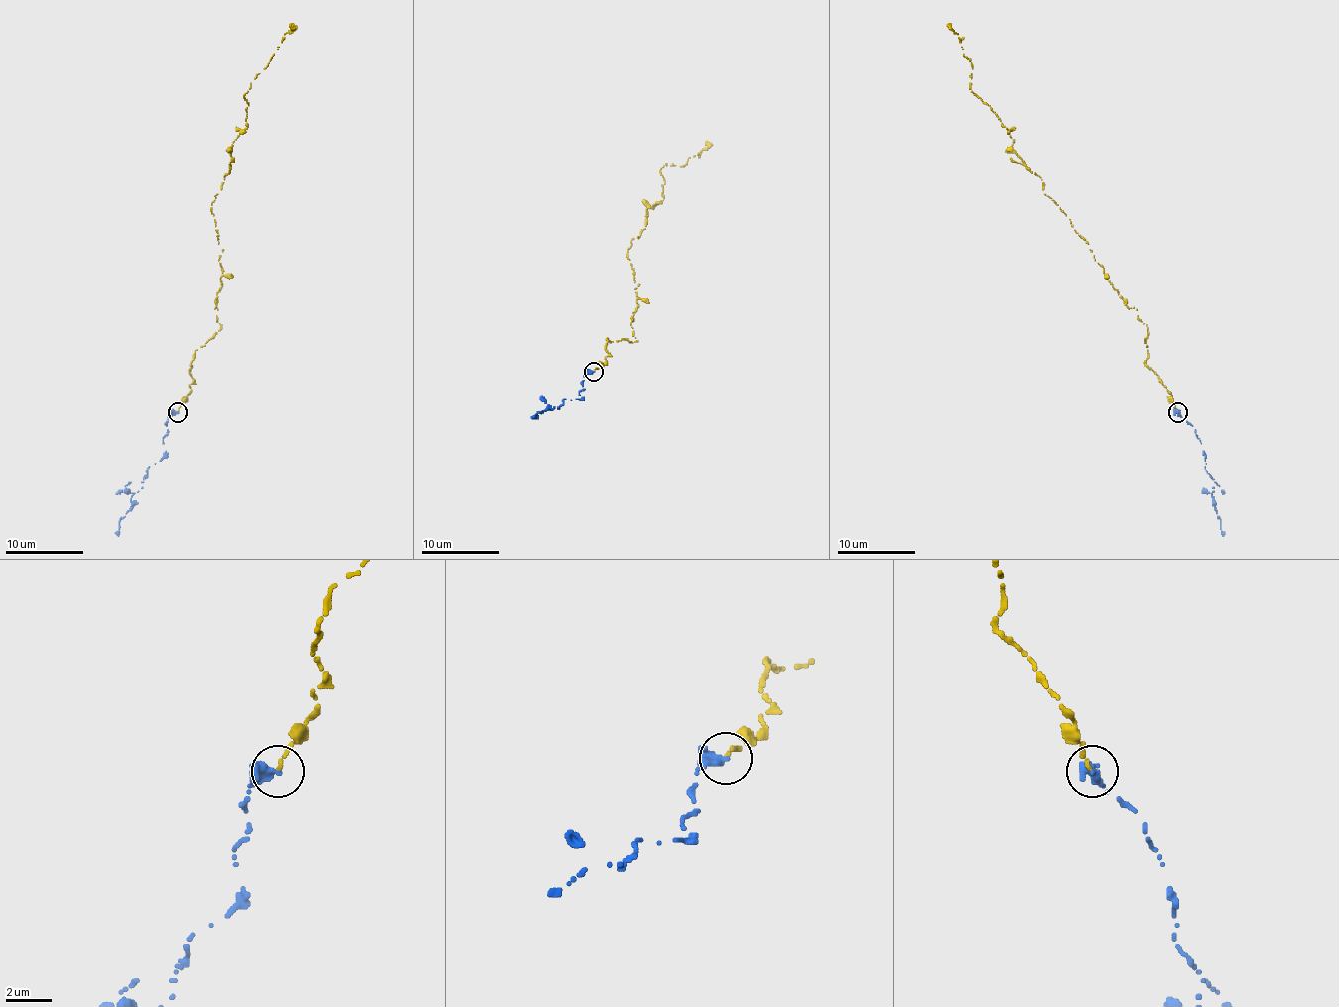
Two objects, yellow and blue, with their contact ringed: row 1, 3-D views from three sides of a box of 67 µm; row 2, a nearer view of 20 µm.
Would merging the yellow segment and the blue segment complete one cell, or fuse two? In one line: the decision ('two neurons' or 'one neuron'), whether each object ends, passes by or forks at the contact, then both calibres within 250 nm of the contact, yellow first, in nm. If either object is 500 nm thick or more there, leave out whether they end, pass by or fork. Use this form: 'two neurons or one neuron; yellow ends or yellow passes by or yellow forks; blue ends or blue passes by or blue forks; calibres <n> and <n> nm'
one neuron; yellow ends; blue passes by; calibres 160 and 320 nm

